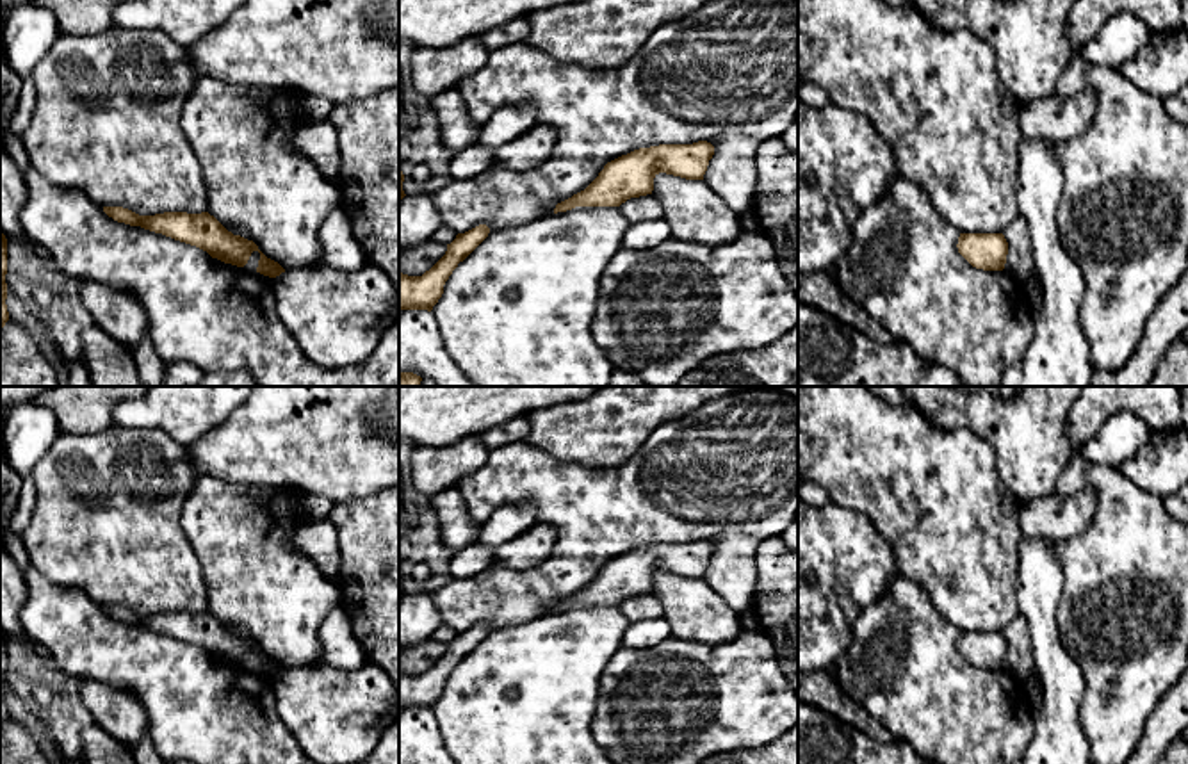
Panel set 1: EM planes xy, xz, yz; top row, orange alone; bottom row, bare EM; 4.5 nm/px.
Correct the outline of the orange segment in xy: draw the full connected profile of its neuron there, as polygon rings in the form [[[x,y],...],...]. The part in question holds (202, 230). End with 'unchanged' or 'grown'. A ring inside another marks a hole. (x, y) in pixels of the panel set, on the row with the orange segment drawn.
[[[103,207],[103,212],[118,223],[141,226],[144,230],[196,246],[207,251],[212,258],[237,267],[244,267],[251,253],[258,251],[260,260],[256,272],[269,278],[276,278],[285,272],[285,269],[278,262],[267,258],[253,240],[233,235],[208,212],[164,212],[155,215],[139,215],[123,207]]]; unchanged

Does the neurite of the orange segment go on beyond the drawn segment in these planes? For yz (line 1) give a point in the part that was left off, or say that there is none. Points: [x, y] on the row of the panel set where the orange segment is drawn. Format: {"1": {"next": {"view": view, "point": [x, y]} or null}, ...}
{"1": {"next": null}}

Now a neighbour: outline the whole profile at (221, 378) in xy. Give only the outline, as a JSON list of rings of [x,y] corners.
[[[246,370],[205,372],[198,386],[258,386]]]

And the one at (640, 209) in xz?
[[[652,194],[631,198],[620,205],[620,210],[629,223],[643,223],[647,219],[663,217],[663,207]]]

